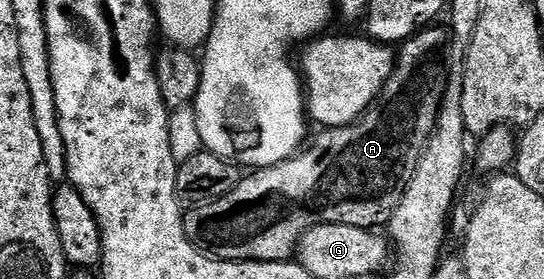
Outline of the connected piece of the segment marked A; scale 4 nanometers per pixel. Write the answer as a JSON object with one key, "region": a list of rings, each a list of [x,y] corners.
{"region":[[[432,24],[398,47],[395,70],[374,104],[348,126],[320,129],[306,148],[281,164],[264,166],[240,177],[237,188],[203,206],[188,209],[183,216],[187,239],[210,257],[225,262],[286,262],[296,257],[301,236],[321,224],[349,224],[357,228],[386,227],[405,196],[411,174],[417,172],[423,150],[435,130],[443,87],[447,84],[449,34]]]}

